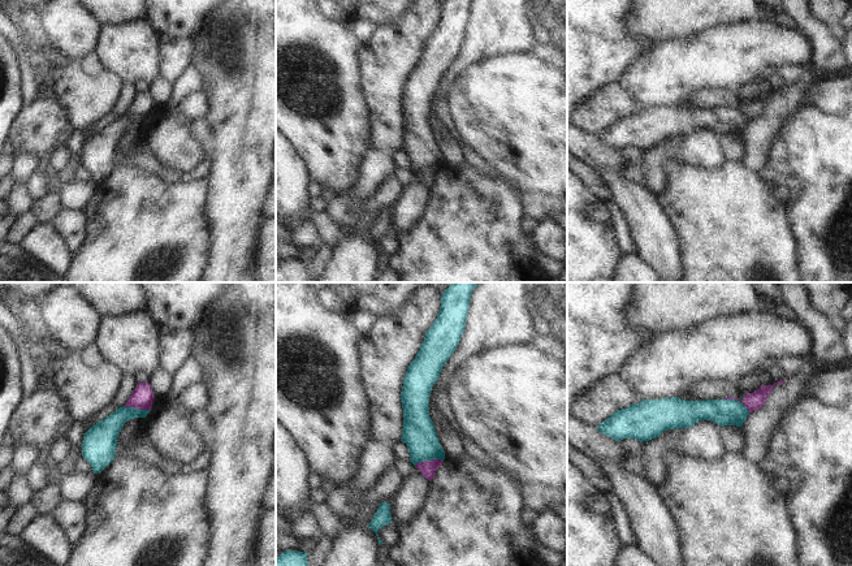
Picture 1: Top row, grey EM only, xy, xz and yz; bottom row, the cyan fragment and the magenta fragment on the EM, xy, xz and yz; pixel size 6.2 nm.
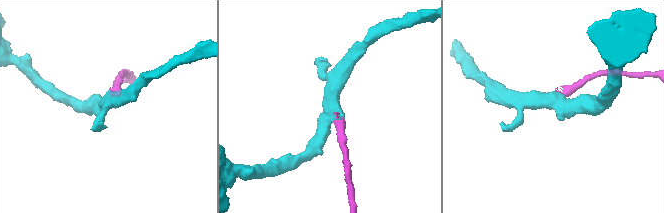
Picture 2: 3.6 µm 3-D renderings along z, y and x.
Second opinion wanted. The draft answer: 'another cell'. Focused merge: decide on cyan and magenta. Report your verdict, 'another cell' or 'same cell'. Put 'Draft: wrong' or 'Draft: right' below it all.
another cell
Draft: right

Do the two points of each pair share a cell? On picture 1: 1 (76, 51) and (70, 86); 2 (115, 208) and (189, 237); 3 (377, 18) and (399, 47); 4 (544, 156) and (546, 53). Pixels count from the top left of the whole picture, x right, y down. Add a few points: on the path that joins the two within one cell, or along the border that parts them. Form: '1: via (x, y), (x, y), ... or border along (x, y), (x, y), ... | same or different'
1: border along (69, 63), (77, 64) | different
2: via (133, 224), (146, 237), (171, 237) | same
3: border along (402, 13), (375, 29) | different
4: border along (530, 52), (553, 68) | different

